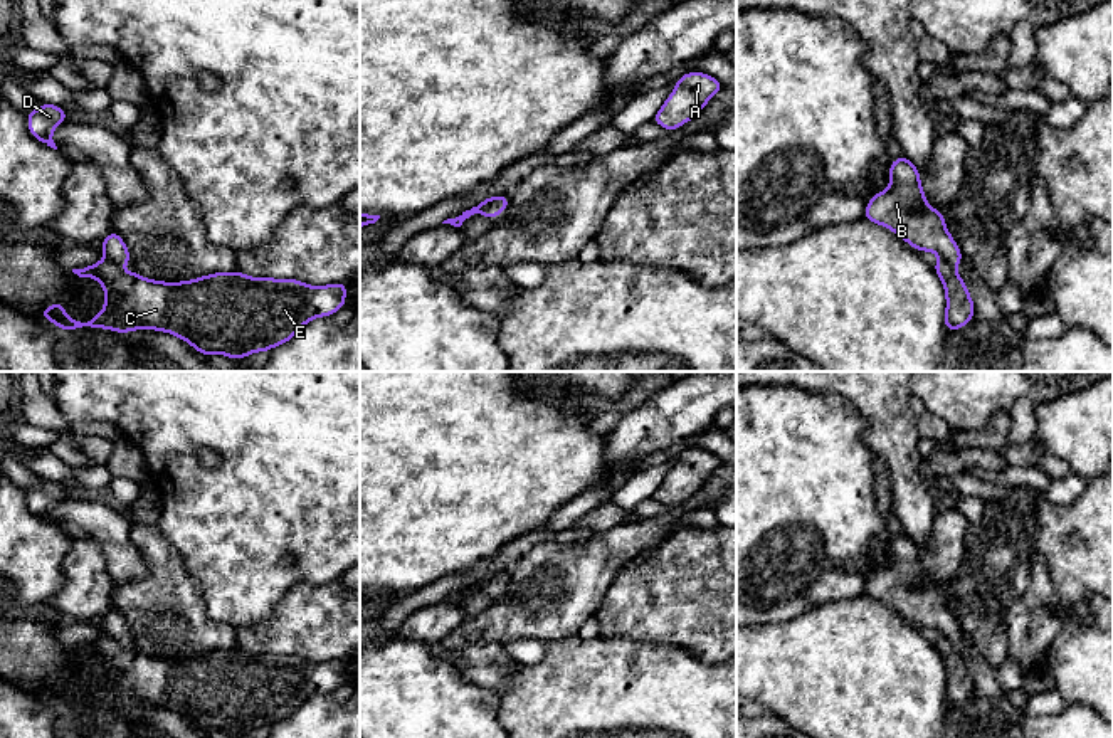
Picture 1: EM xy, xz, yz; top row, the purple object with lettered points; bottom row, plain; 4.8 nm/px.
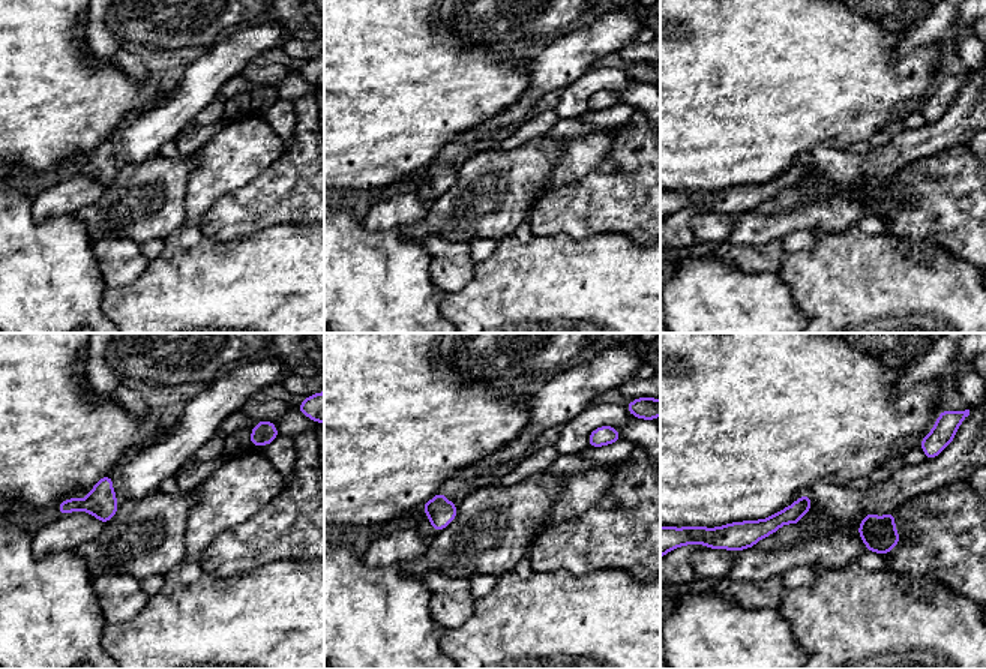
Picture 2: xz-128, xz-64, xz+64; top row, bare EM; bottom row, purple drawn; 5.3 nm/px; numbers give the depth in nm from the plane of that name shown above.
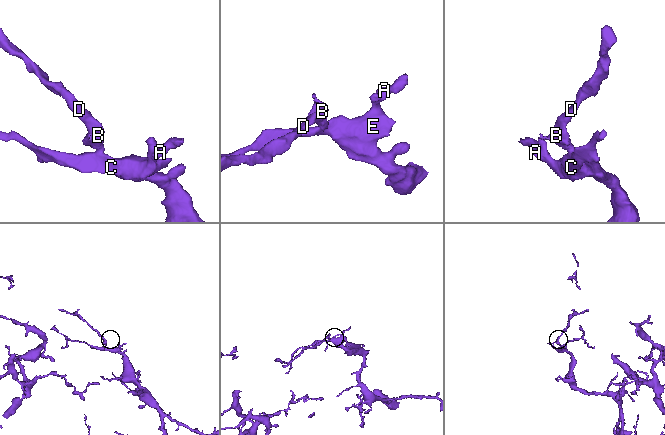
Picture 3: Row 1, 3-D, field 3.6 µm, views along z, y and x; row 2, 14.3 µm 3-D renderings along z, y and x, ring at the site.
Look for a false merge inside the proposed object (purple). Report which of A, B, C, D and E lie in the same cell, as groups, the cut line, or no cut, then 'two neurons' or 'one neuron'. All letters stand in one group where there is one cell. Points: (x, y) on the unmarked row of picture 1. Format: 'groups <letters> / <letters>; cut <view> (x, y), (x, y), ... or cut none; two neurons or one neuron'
groups A C E / B D; cut xz (496, 574), (481, 589); two neurons

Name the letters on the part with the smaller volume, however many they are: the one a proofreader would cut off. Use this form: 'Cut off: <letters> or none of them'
Cut off: B, D

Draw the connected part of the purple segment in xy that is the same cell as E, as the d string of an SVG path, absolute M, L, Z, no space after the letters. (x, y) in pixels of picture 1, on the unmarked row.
M108 635L72 649L94 654L104 664L104 686L91 698L74 698L54 677L39 693L59 706L158 706L185 716L205 733L219 730L232 736L272 726L313 694L335 691L345 683L348 662L314 664L296 656L249 654L239 647L161 659L124 649Z

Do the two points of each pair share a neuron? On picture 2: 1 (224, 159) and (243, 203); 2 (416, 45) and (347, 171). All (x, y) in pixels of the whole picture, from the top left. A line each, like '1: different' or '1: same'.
1: different
2: same

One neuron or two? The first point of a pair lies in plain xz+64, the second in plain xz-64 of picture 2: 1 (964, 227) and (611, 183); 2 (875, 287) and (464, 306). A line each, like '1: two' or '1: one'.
1: one
2: one

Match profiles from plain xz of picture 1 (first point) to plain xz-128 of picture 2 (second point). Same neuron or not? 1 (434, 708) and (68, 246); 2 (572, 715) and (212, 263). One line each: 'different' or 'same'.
1: same
2: same

